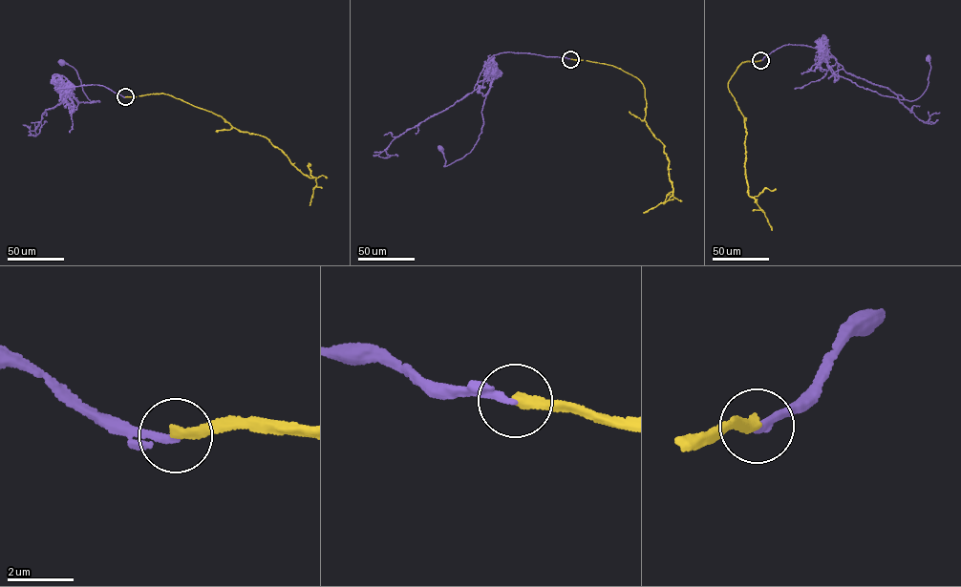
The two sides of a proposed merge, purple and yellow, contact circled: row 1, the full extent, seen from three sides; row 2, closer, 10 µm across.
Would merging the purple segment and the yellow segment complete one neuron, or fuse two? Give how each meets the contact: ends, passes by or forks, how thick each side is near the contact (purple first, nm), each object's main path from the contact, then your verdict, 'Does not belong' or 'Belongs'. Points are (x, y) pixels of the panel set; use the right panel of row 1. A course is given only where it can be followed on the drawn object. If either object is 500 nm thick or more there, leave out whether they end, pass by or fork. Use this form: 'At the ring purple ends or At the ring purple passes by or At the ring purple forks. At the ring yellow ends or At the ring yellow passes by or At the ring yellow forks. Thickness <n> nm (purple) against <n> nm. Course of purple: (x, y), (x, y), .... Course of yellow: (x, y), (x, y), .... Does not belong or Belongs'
At the ring purple ends. At the ring yellow ends. Thickness 220 nm (purple) against 320 nm. Course of purple: (760, 60), (785, 45), (810, 46), (836, 60), (834, 81), (841, 76), (909, 101), (928, 85), (928, 58). Course of yellow: (760, 60), (740, 63), (727, 85), (744, 119), (744, 163), (749, 196), (756, 199), (772, 230). Does not belong

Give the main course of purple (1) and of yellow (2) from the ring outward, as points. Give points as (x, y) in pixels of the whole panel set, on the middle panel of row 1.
1: (570, 59), (494, 54), (477, 82), (486, 95), (478, 140), (469, 152), (443, 166), (440, 148)
2: (570, 59), (613, 66), (636, 77), (643, 84), (645, 121), (663, 144), (672, 189), (669, 199), (643, 213)

